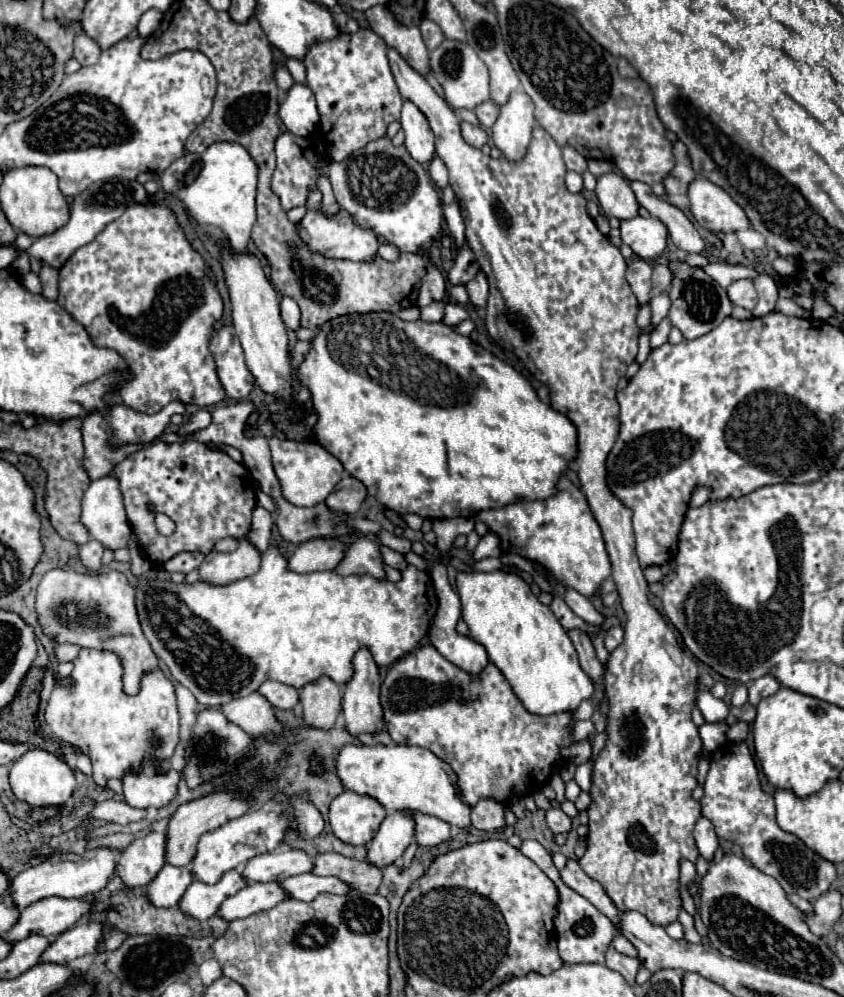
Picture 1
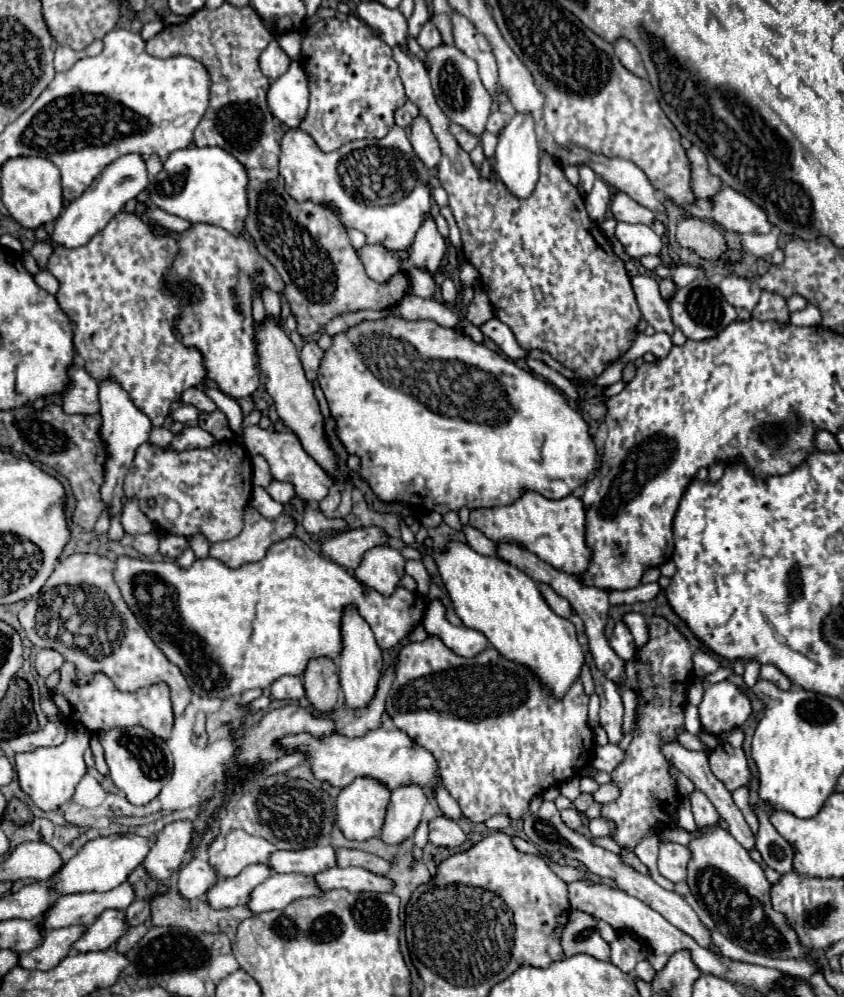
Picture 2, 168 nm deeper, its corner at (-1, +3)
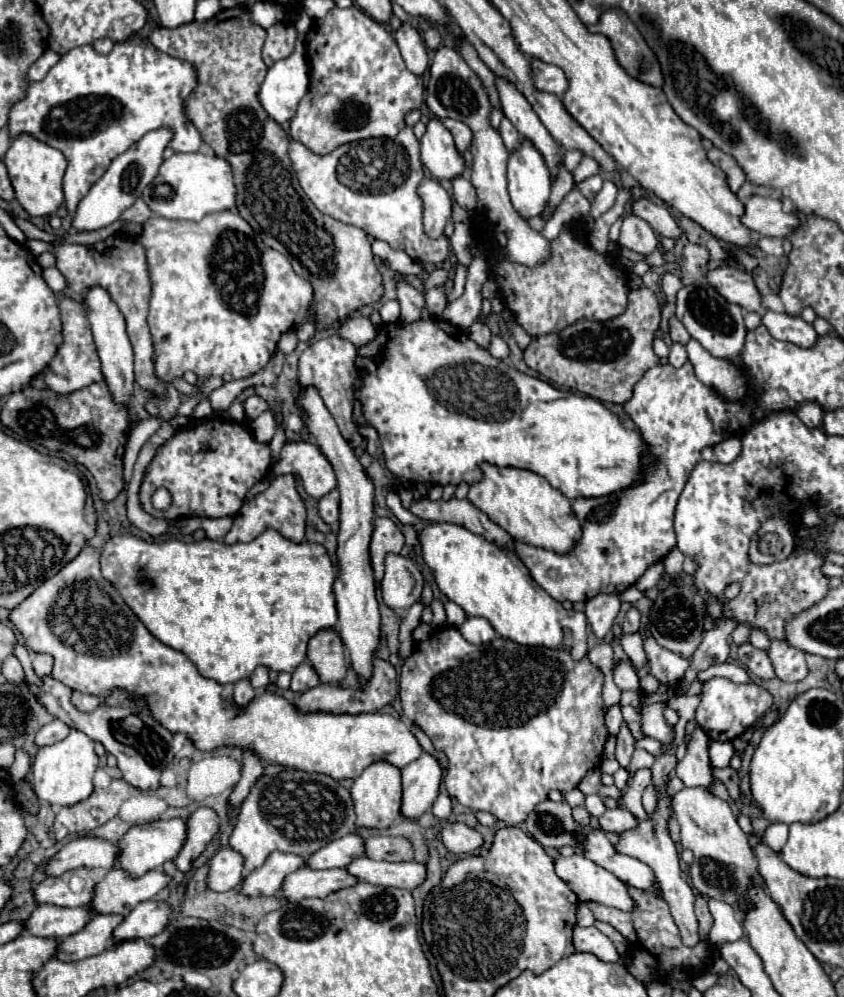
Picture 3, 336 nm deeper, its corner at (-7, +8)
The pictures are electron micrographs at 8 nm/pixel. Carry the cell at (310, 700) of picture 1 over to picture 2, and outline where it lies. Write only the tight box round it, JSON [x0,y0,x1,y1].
[304,657,340,713]

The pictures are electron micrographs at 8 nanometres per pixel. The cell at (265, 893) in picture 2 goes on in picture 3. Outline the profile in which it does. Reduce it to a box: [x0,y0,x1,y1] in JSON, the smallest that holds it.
[282,868,358,902]

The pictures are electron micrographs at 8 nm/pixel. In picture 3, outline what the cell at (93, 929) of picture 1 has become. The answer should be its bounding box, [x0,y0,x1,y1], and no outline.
[114,900,172,942]

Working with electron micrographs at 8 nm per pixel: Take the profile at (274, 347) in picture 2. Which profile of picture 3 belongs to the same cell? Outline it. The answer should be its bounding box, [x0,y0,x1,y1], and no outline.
[298,388,380,680]

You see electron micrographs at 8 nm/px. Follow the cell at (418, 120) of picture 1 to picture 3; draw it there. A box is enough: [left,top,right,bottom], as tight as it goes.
[420,118,466,180]

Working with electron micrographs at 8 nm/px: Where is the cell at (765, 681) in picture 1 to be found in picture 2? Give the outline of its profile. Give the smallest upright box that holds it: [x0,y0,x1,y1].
[760,665,792,691]

